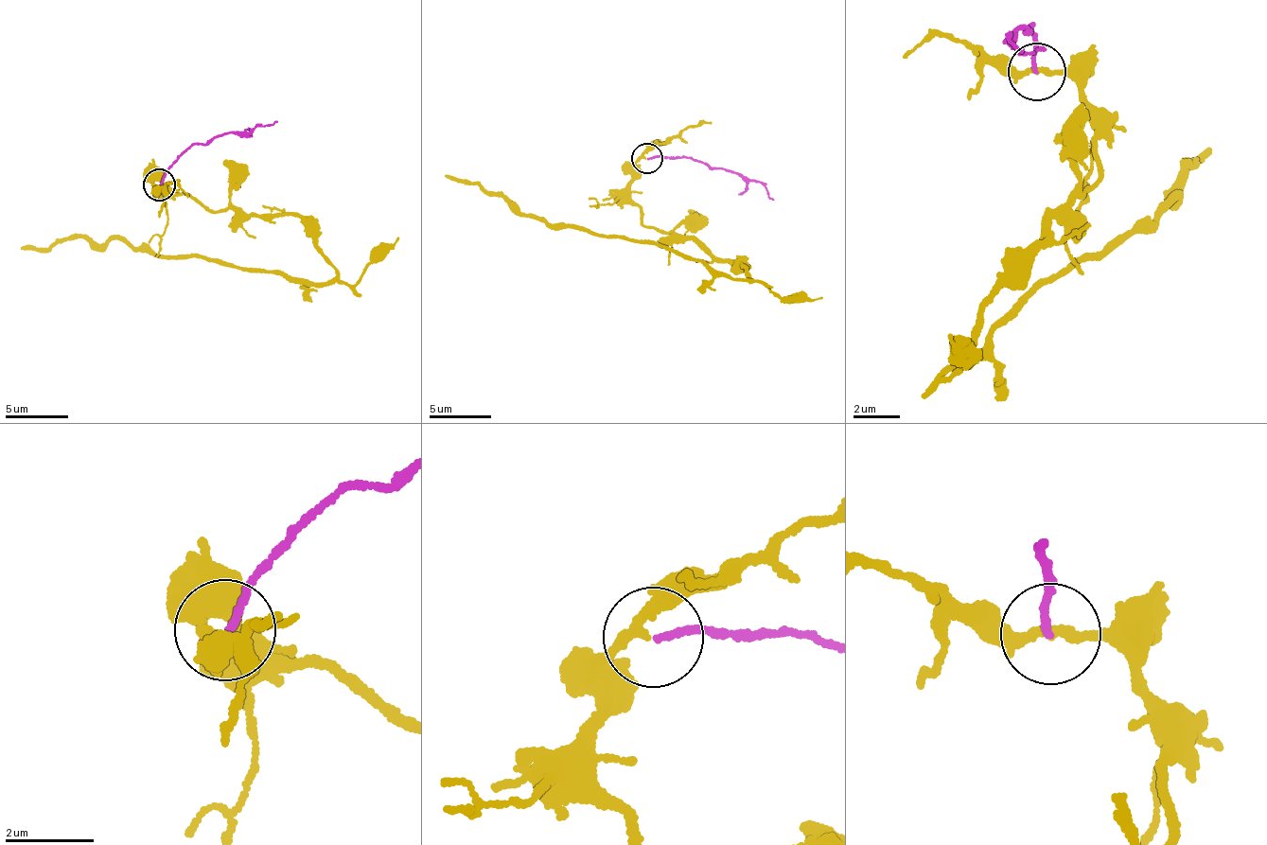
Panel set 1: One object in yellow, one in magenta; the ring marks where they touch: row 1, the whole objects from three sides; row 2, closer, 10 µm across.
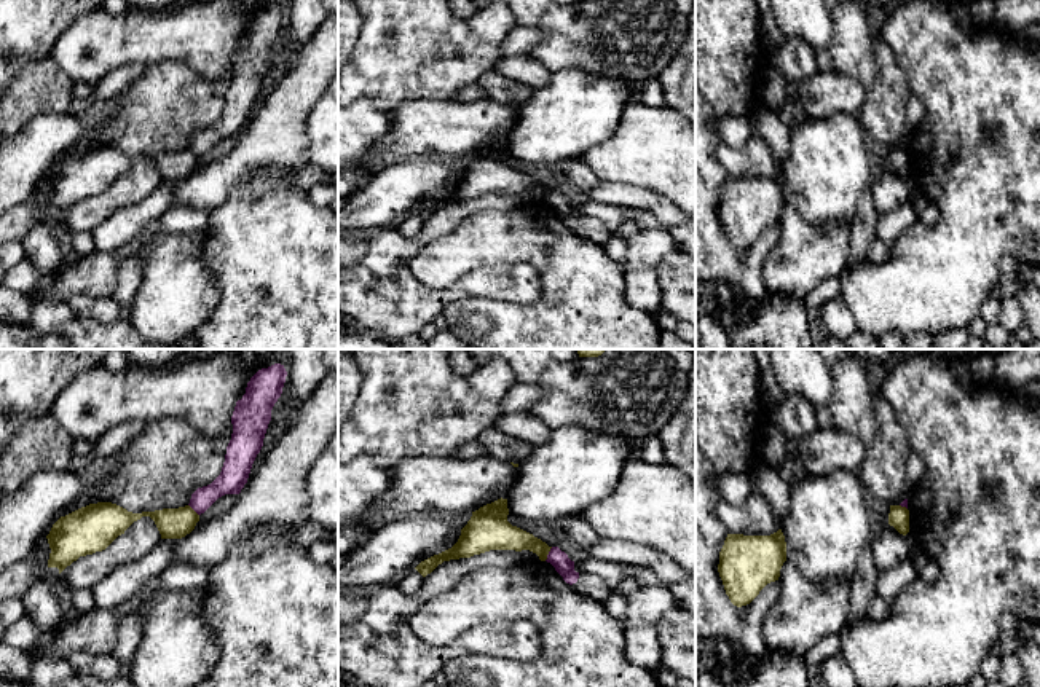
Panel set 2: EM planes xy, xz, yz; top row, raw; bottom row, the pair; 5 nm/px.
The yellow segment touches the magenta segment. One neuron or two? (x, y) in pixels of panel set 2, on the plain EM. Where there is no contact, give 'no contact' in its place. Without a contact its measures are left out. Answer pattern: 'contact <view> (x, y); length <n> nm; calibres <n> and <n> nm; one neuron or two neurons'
contact xz (547, 196); length 80 nm; calibres 140 and 90 nm; two neurons

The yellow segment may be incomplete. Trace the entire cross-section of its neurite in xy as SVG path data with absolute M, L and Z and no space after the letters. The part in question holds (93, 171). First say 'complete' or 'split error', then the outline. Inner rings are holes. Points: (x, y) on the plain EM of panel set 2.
complete; M112 145L89 147L53 167L46 179L51 191L48 210L57 210L61 217L80 199L105 193L142 159L155 164L161 182L182 182L199 164L199 158L190 148L132 156Z

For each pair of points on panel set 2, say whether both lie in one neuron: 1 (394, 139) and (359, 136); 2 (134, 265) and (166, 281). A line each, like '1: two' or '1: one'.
1: two
2: two

